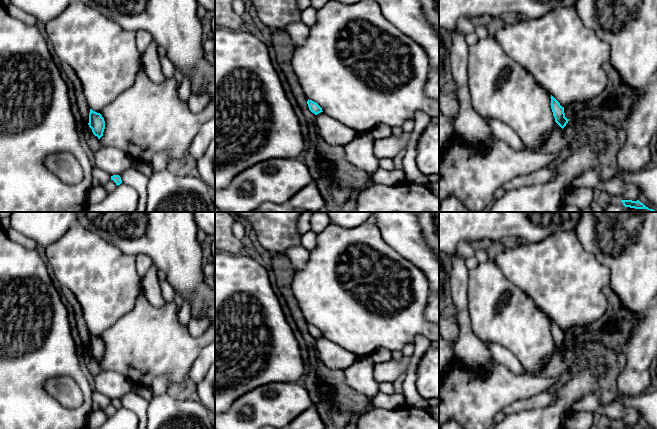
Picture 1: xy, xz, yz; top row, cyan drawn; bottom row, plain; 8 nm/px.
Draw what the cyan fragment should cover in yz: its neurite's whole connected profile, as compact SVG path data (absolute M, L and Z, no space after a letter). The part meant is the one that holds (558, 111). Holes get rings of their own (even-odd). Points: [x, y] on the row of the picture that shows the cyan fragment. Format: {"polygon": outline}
{"polygon": "M551 95L551 109L555 122L563 129L568 123L569 119L565 117L564 107Z"}

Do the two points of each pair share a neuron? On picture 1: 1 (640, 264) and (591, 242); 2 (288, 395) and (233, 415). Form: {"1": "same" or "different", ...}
{"1": "same", "2": "same"}

